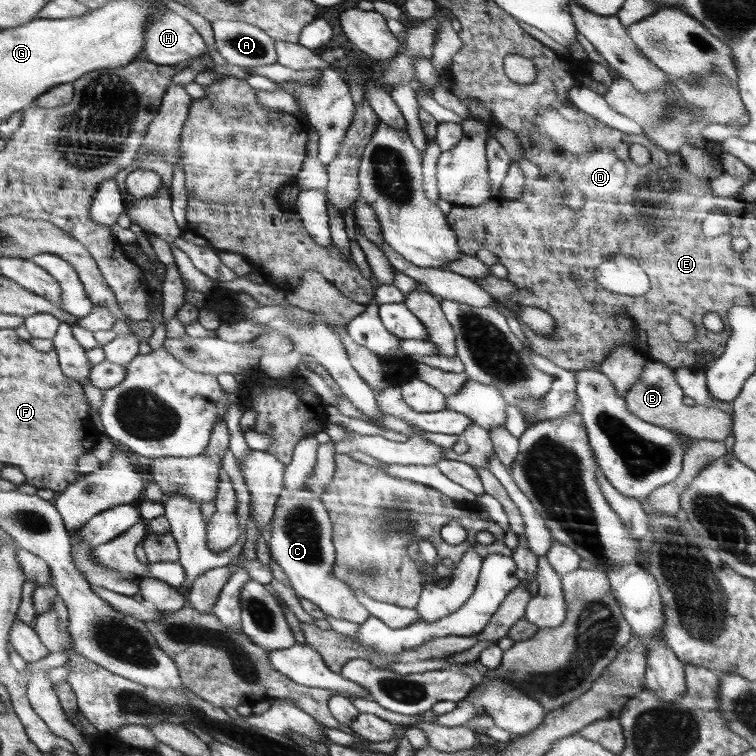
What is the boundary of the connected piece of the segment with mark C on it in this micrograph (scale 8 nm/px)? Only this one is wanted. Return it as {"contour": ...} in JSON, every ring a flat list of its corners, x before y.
{"contour":[[281,488,275,503,271,526,269,552,291,582,298,597,313,602,328,616,343,618,361,624,371,615,369,610,355,597,354,590,332,574,336,560,332,543,333,524,320,497,307,488,288,491]]}

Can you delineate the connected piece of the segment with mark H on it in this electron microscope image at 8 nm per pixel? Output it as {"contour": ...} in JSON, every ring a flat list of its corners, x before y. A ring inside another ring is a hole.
{"contour":[[168,10,164,16,155,18,147,28,146,54,150,61,160,65,174,66,186,63,187,60,202,56,206,47,202,36,192,28,192,24,172,10]]}

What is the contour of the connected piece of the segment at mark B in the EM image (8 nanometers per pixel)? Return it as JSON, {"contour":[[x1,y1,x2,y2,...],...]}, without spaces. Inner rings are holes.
{"contour":[[651,357,647,358,638,382,628,390,625,403,629,406,630,413,636,414,642,421,648,421,664,429,680,431,694,439,724,441,733,432,732,418,728,413,704,405,685,405,682,402,683,396,683,390,675,381,673,369]]}

